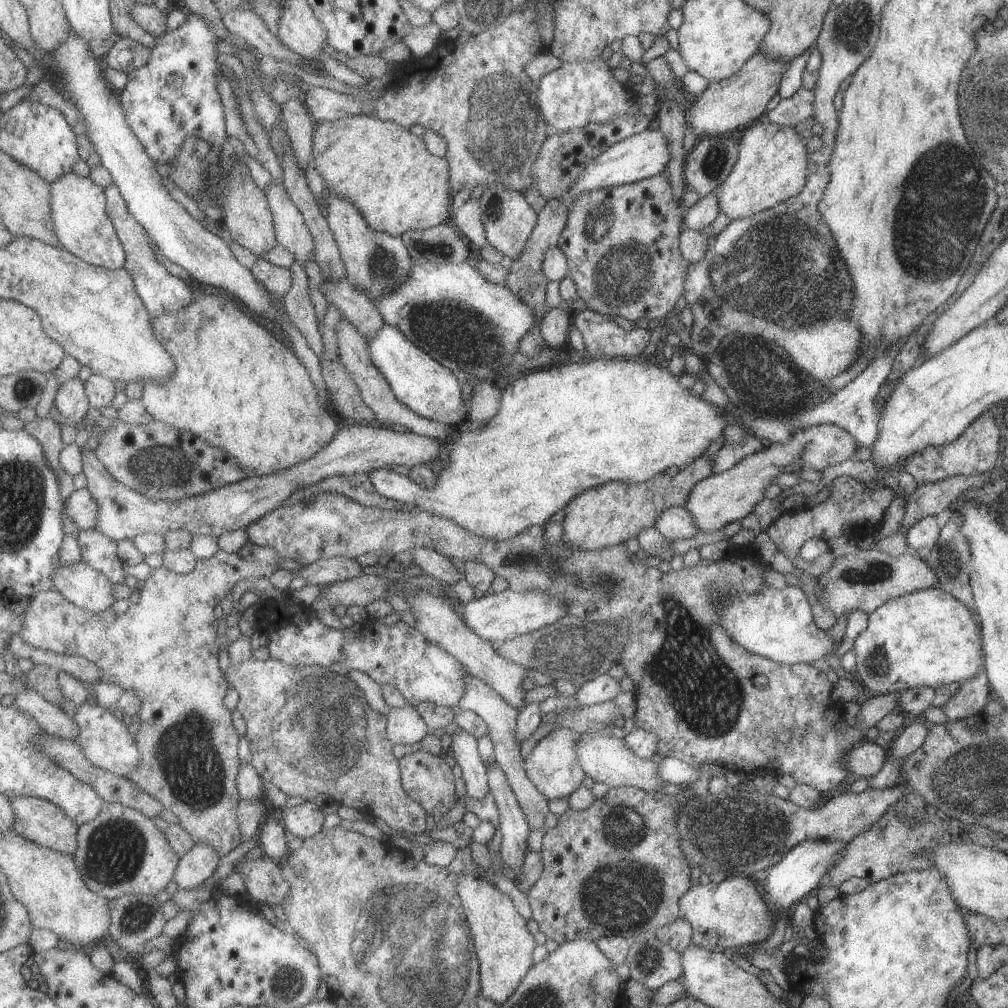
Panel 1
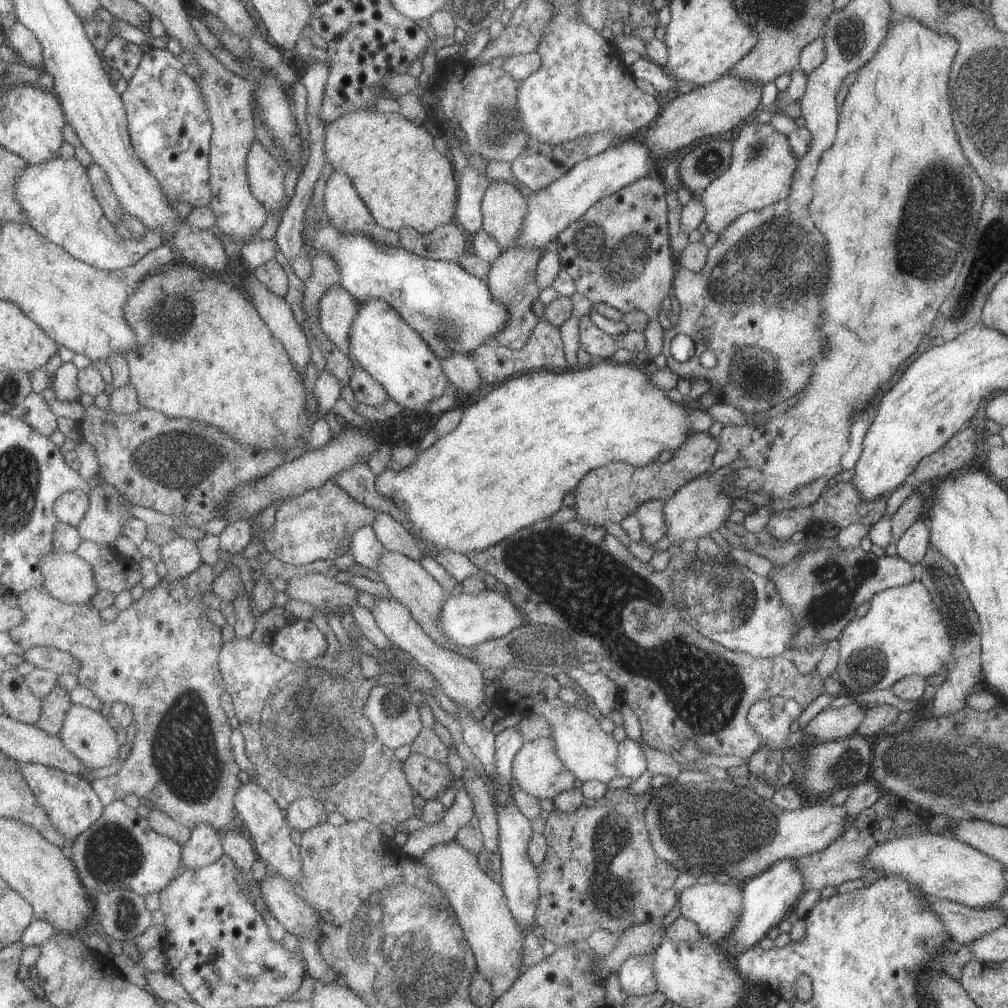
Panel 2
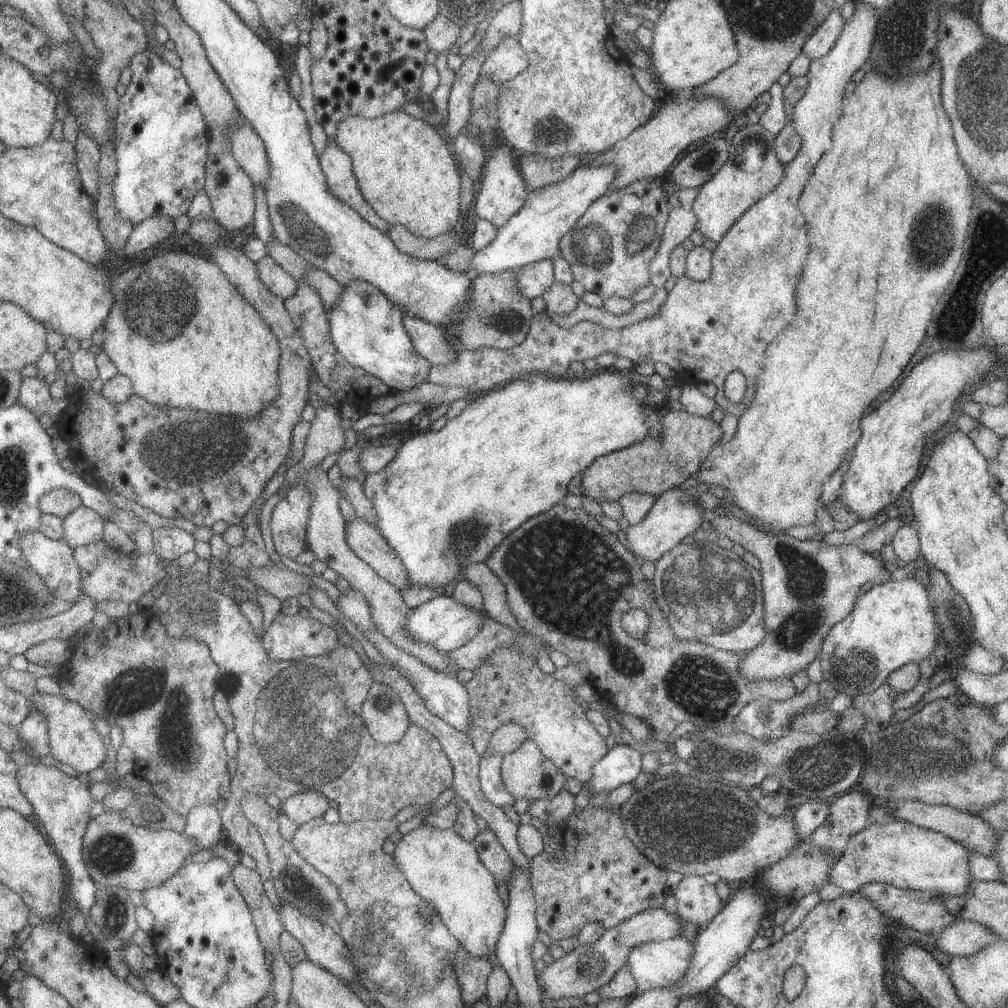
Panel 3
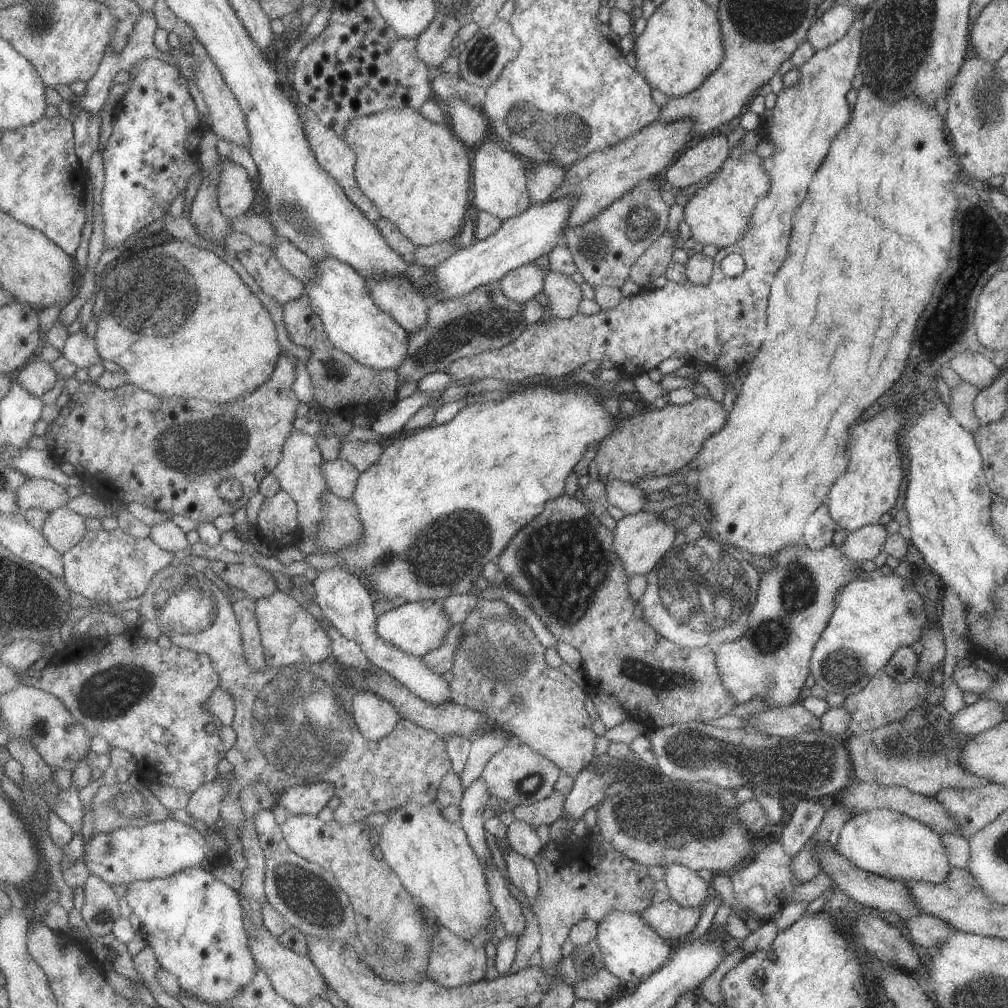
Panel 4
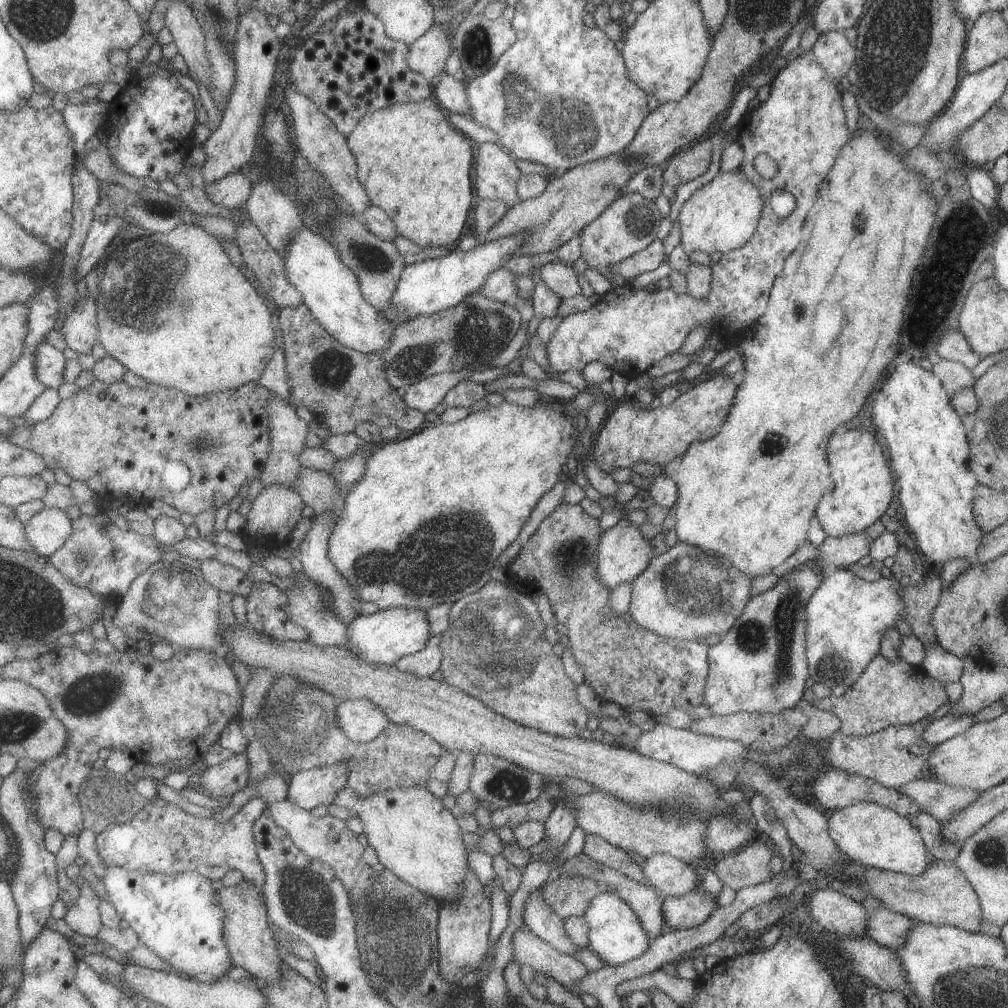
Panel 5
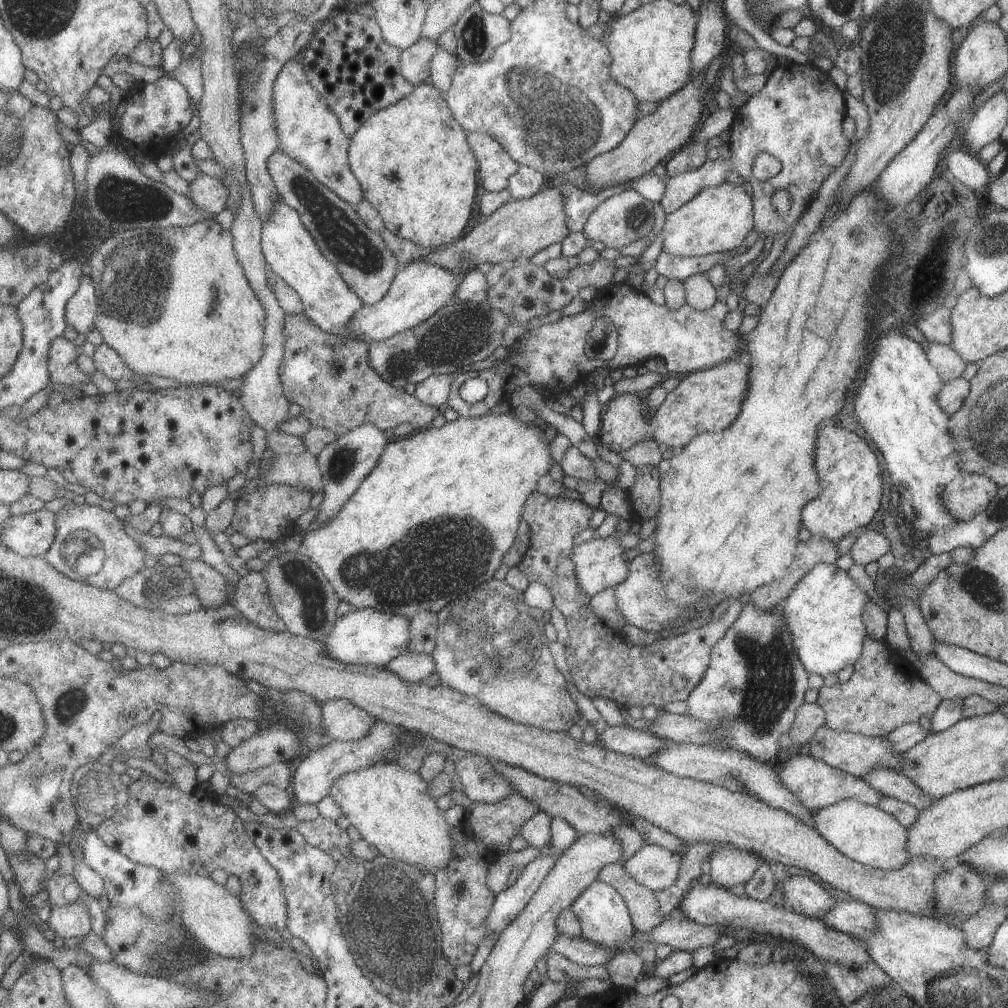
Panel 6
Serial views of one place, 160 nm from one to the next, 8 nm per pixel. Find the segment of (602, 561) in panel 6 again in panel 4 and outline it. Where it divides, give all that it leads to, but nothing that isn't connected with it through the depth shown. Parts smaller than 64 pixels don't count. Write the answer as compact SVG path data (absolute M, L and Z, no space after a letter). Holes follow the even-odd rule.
M640 511L635 515L624 515L616 524L616 529L613 530L614 550L623 562L625 571L629 577L634 574L647 575L657 564L658 561L674 547L674 538L677 532L673 522L666 522L661 517L660 512Z

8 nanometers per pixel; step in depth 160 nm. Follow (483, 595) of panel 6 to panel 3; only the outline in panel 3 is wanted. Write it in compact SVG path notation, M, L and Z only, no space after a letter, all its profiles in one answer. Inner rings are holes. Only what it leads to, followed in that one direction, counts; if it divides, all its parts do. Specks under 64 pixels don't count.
M515 645L505 649L497 648L473 673L472 680L465 684L470 697L472 717L472 724L466 734L471 736L474 748L481 756L487 750L493 732L506 723L516 723L527 730L528 738L532 739L540 747L543 755L552 760L567 777L576 778L582 784L589 782L593 775L593 766L608 754L610 748L594 724L588 721L584 708L576 702L576 694L571 686L542 672L538 663L524 656Z

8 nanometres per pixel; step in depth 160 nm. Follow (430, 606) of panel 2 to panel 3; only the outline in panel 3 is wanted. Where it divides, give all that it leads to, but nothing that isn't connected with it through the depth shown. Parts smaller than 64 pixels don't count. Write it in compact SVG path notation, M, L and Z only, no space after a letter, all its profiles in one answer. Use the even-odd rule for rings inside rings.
M356 517L351 524L347 524L347 541L350 548L364 561L372 570L376 571L383 579L393 584L398 590L406 590L409 586L409 572L398 553L388 544L383 534L363 518Z

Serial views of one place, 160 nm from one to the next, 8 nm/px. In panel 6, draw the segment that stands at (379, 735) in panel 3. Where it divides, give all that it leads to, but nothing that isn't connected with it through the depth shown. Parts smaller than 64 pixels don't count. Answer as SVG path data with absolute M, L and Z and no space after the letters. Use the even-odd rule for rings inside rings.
M332 699L321 706L327 735L339 741L357 741L365 737L377 719L346 699Z

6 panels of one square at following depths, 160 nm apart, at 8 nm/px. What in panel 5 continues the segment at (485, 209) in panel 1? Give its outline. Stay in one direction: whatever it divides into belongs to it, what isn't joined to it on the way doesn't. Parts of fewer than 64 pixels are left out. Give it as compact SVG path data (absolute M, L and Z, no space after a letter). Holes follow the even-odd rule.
M480 143L477 146L476 194L482 200L504 201L509 208L521 200L517 182L522 174L515 158L508 150L495 143Z

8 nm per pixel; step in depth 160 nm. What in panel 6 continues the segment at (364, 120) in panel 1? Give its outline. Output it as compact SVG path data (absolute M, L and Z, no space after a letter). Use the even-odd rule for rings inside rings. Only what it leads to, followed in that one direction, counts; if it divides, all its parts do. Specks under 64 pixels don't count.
M430 82L421 83L417 85L410 96L404 97L396 104L388 106L388 108L375 112L368 120L361 124L361 127L354 133L349 144L349 163L352 172L356 175L358 182L363 190L363 198L366 199L383 218L385 228L392 234L396 234L403 239L415 242L417 245L424 248L431 249L442 248L449 245L456 239L460 239L464 234L464 228L468 226L470 218L472 218L472 208L476 200L476 192L478 192L478 185L480 178L478 177L478 163L469 142L467 141L467 132L460 126L460 123L454 118L448 103L441 92Z

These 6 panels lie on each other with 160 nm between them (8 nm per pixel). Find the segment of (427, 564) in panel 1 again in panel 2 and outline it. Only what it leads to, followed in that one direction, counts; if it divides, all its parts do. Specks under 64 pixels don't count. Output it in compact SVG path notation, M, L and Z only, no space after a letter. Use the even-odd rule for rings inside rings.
M376 511L374 522L371 524L377 539L388 550L403 554L408 558L420 561L425 556L423 544L406 530L393 516Z

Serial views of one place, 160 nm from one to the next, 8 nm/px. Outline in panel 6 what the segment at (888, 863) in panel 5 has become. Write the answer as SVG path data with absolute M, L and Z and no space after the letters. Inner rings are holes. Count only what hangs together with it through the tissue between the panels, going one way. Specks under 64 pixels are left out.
M854 799L840 800L813 816L813 826L842 854L875 869L897 871L913 857L907 849L909 830L892 813L882 810L878 805Z

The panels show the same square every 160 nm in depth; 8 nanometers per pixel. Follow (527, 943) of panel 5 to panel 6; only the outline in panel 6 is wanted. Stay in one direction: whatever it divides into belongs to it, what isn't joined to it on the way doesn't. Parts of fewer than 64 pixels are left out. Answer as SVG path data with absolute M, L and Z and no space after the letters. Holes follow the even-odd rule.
M552 950L548 951L543 958L546 960L549 979L554 982L583 979L604 979L613 982L605 966L583 967Z

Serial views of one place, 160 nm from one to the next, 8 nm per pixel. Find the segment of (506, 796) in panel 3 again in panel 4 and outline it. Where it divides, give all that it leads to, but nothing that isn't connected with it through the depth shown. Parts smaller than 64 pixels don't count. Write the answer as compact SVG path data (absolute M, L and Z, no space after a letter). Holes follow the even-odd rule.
M478 777L464 789L463 801L459 804L461 808L461 821L459 825L466 831L469 843L474 852L479 856L483 867L487 867L490 851L486 843L485 824L482 823L482 814L486 809L486 802L491 798L487 784Z

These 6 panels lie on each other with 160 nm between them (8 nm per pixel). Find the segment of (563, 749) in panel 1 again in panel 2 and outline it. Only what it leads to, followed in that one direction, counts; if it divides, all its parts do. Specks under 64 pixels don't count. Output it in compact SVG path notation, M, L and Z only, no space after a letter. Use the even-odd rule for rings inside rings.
M540 737L524 743L514 757L512 770L514 781L522 787L522 790L539 799L553 799L564 791L574 789L574 782L577 779L560 760L552 737Z

